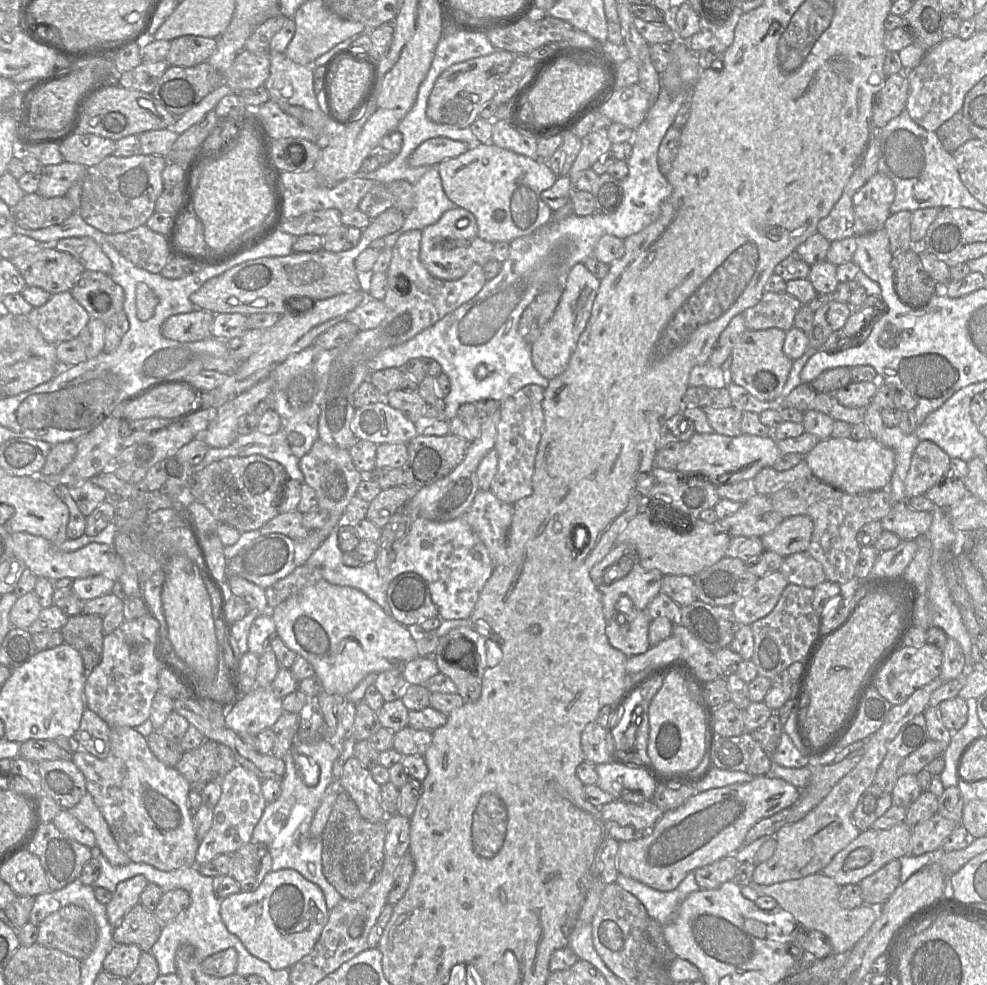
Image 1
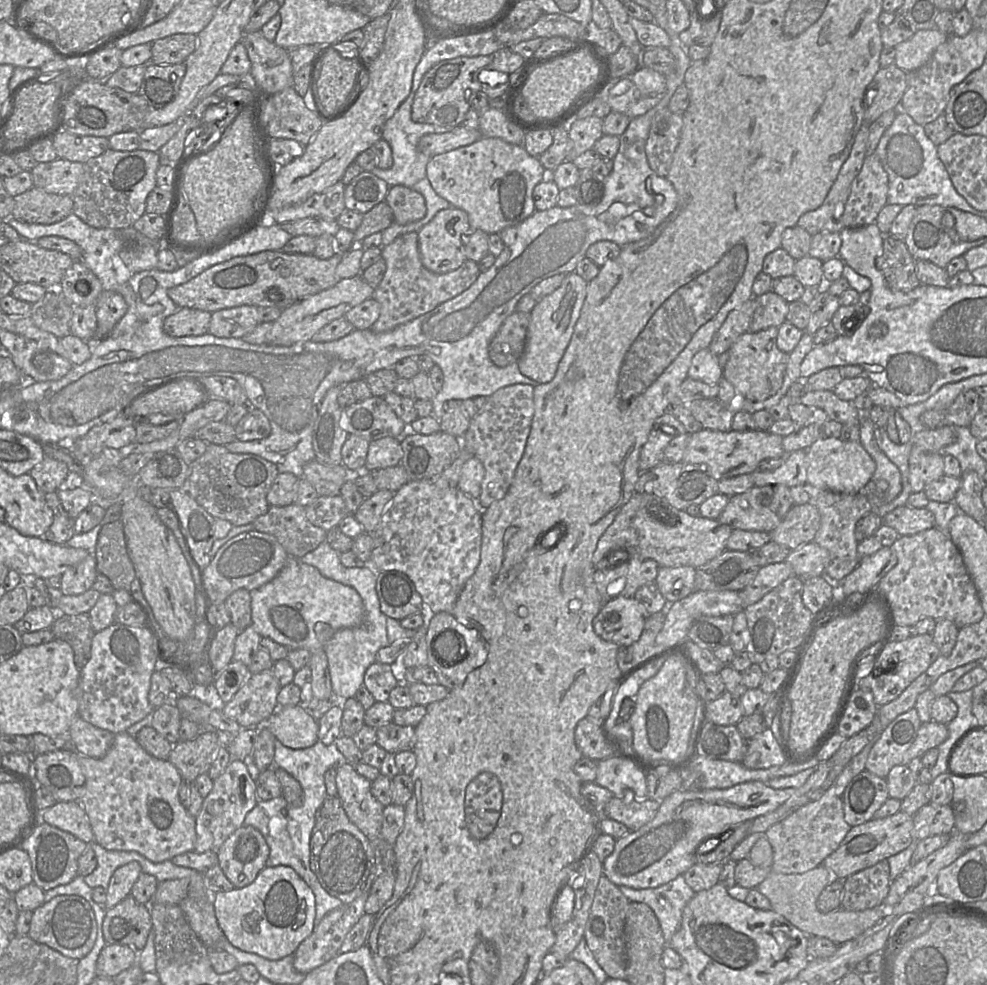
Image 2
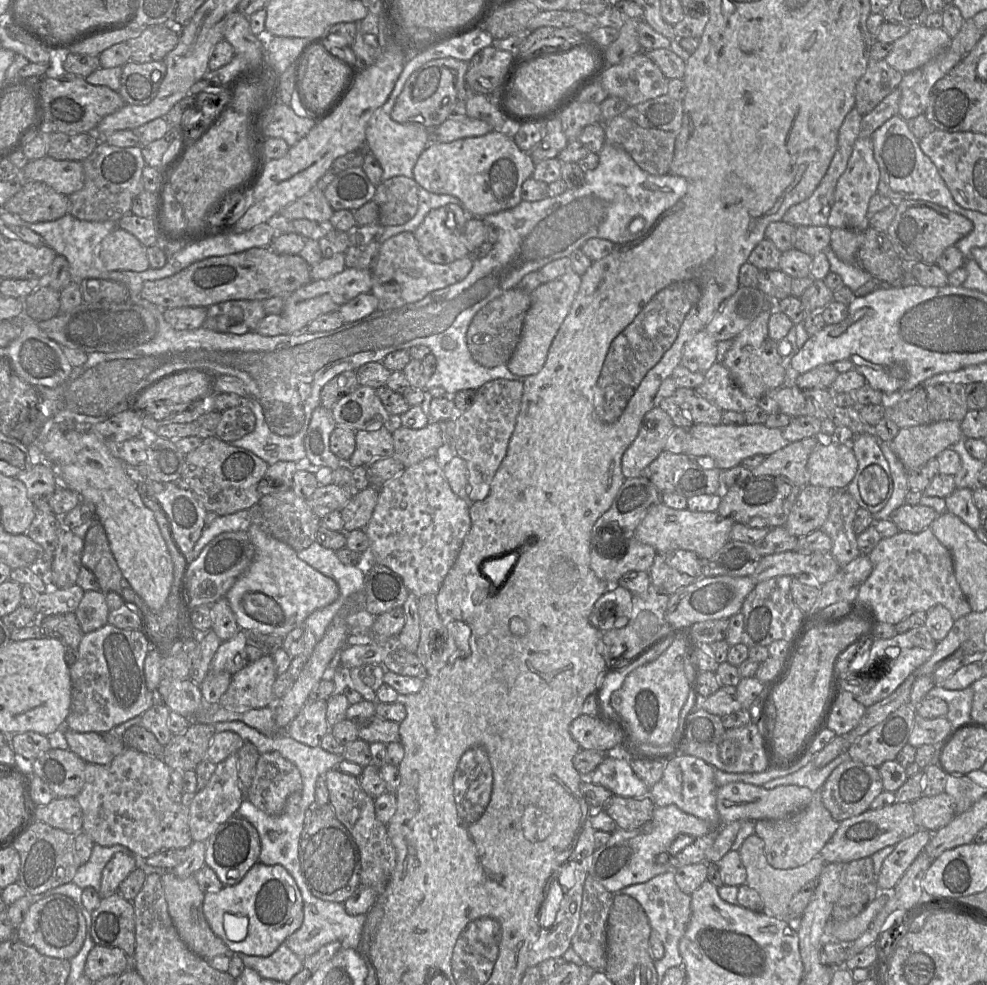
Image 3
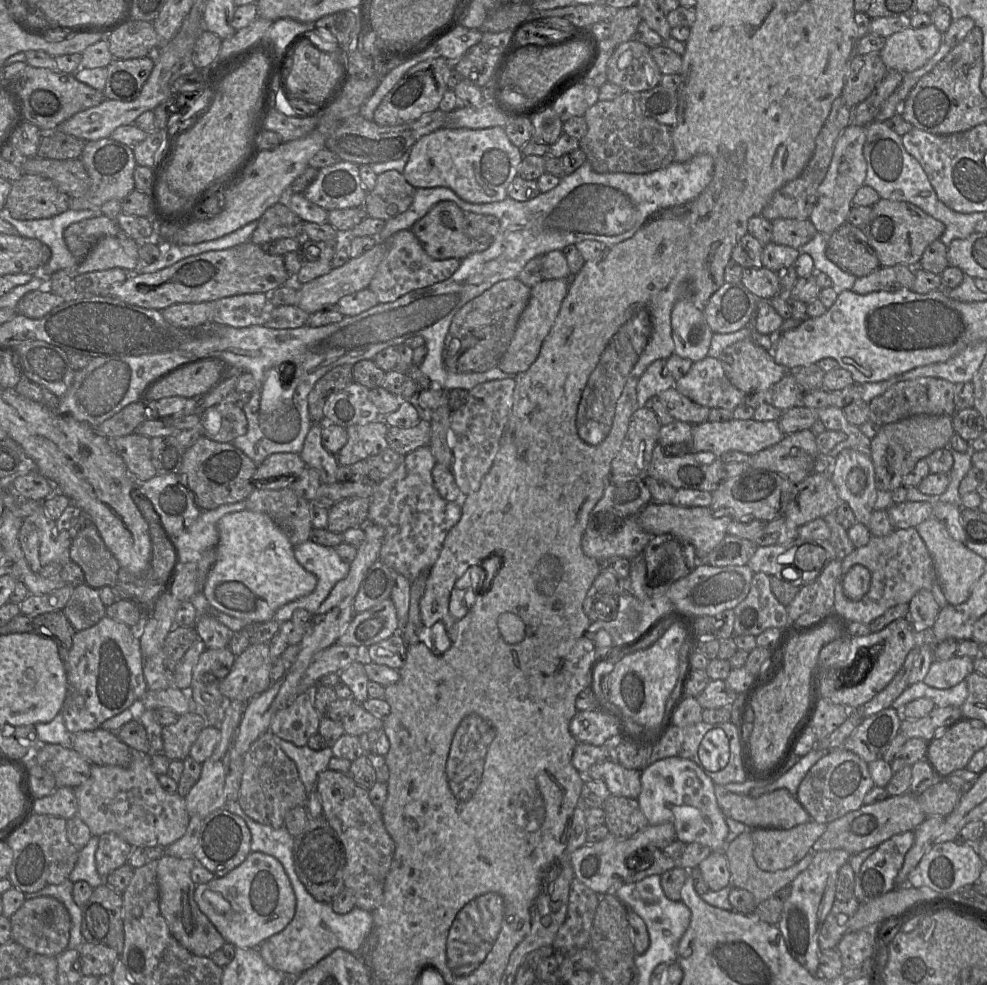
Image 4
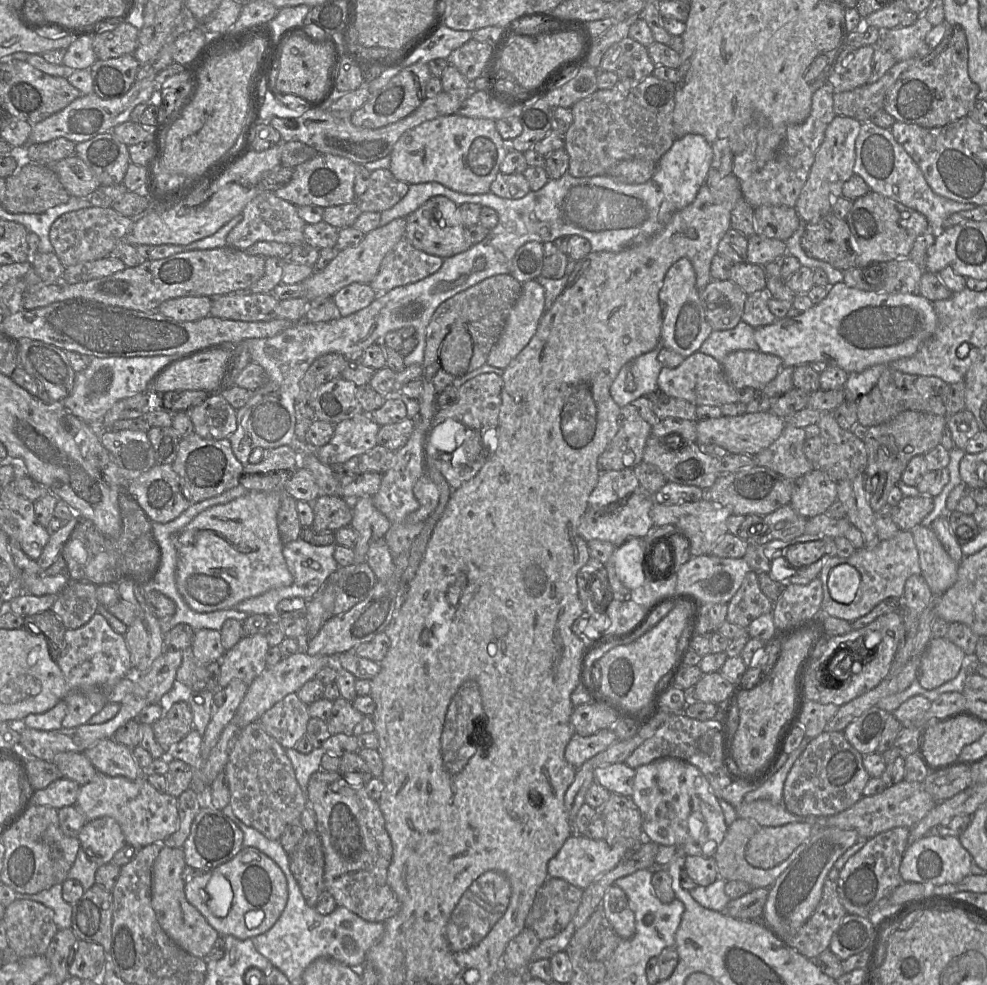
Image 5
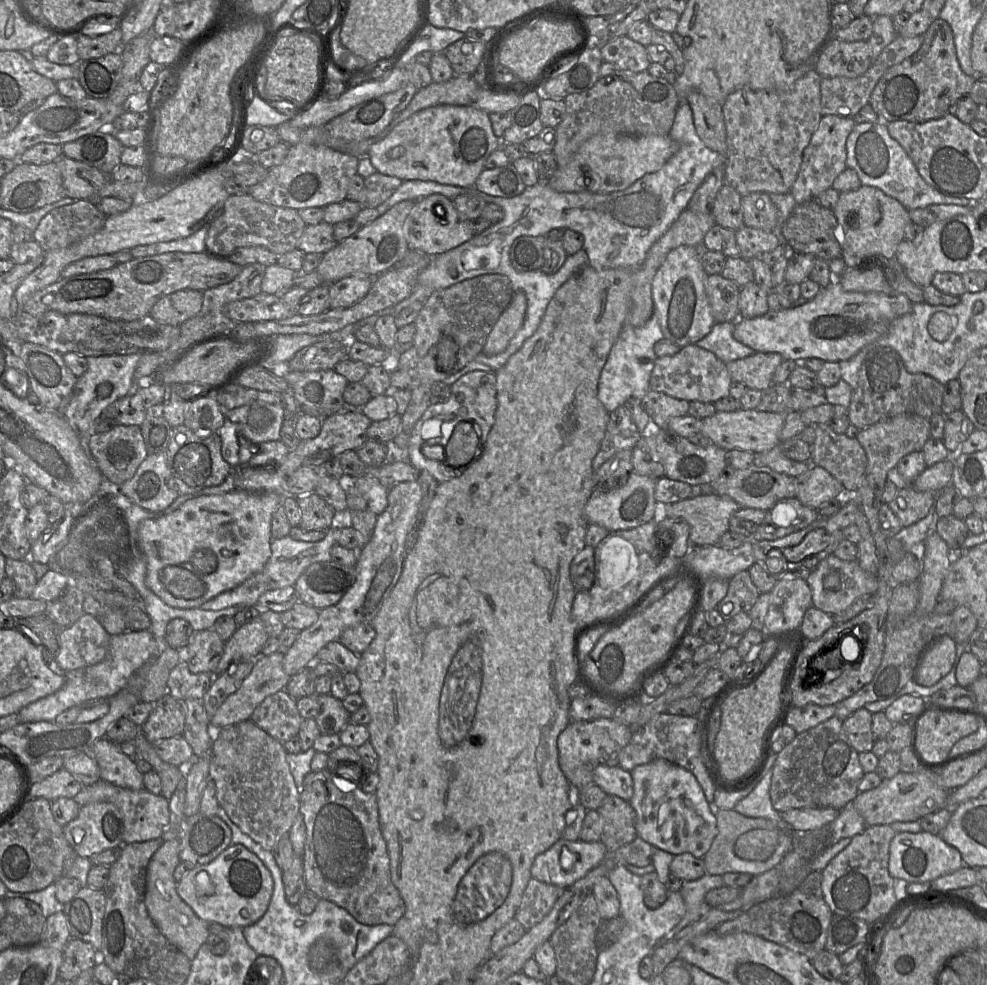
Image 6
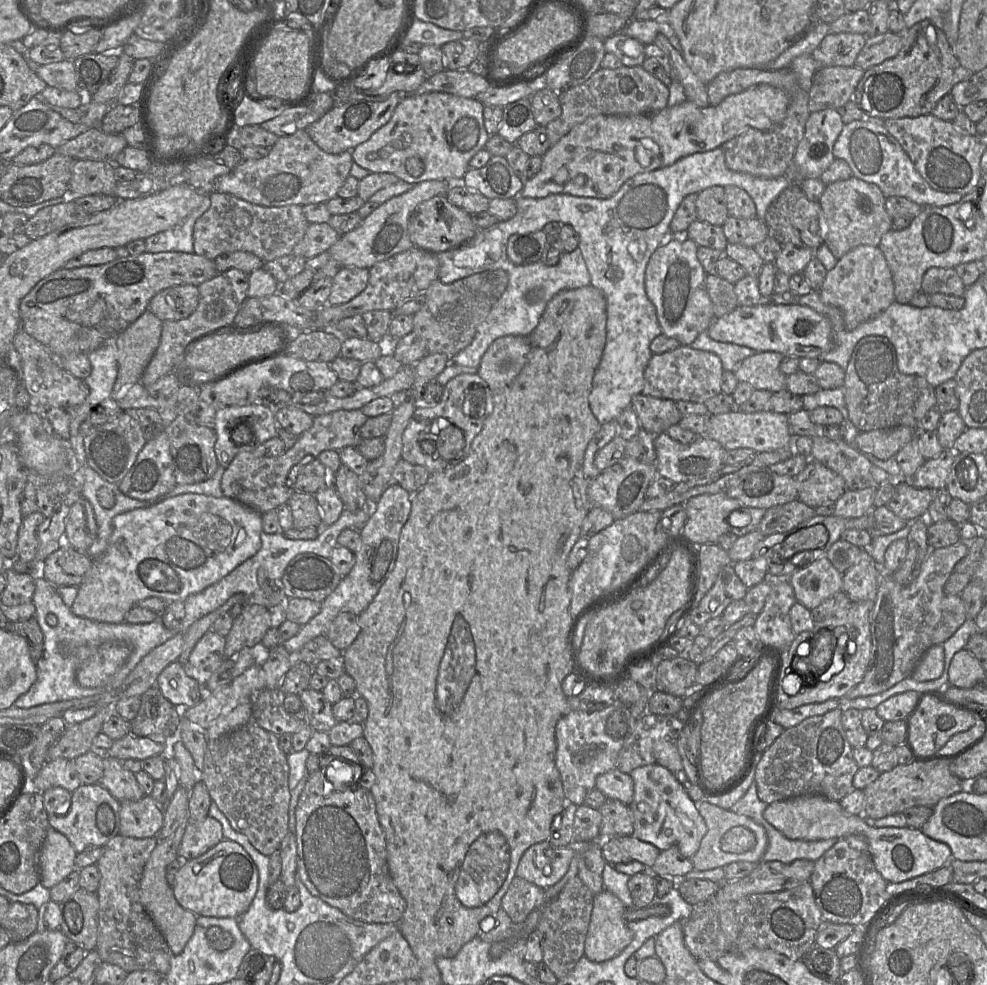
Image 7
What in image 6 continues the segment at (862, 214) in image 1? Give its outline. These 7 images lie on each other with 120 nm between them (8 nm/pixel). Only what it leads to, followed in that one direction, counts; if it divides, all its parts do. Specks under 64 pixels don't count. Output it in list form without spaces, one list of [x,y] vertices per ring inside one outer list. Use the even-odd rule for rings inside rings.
[[[824,115],[821,118],[818,128],[803,151],[799,173],[790,190],[796,204],[815,200],[819,194],[829,189],[835,178],[847,168],[846,141],[855,125],[852,117]]]

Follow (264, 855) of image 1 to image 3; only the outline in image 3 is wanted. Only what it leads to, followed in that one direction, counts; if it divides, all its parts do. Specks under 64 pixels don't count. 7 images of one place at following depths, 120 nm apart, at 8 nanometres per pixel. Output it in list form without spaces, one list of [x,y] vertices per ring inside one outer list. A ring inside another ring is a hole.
[[[234,815],[221,824],[205,842],[205,864],[215,871],[223,885],[235,885],[259,861],[260,851],[257,829],[248,820]]]

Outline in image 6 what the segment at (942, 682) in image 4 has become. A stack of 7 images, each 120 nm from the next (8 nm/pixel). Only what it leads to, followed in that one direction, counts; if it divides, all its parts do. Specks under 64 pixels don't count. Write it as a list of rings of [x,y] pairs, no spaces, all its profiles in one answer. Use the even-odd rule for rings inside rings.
[[[948,635],[929,644],[920,657],[913,680],[922,686],[932,686],[944,678],[955,662],[956,644]]]

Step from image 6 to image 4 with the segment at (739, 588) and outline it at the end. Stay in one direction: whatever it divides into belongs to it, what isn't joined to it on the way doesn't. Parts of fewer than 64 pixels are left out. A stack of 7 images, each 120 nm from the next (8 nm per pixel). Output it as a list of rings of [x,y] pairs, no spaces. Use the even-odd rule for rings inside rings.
[[[763,572],[754,573],[746,598],[735,608],[734,635],[758,636],[769,628],[786,630],[789,622],[787,608],[773,595],[770,576]]]

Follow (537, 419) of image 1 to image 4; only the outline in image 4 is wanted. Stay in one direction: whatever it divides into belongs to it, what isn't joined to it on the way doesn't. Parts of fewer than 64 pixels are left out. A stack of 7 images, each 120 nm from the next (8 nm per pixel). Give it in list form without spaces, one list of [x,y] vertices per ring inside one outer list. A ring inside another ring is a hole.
[[[513,378],[478,384],[468,391],[466,403],[456,411],[452,411],[450,421],[453,435],[450,434],[450,448],[453,461],[450,468],[463,497],[479,490],[482,478],[493,464],[509,419],[514,388]]]

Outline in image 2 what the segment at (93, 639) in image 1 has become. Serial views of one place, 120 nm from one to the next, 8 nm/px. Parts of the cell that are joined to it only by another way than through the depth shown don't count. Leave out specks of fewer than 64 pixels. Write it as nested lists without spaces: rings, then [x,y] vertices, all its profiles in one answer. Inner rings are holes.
[[[88,613],[58,614],[50,629],[55,639],[65,641],[72,647],[74,662],[80,671],[90,658],[92,639],[96,633]]]

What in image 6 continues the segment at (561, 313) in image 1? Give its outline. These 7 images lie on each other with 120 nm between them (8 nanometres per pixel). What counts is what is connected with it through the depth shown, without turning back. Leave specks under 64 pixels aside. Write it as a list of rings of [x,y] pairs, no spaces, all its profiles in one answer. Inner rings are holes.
[[[515,292],[510,304],[498,318],[487,337],[482,351],[485,355],[497,355],[506,350],[511,339],[523,325],[526,309],[525,293]]]

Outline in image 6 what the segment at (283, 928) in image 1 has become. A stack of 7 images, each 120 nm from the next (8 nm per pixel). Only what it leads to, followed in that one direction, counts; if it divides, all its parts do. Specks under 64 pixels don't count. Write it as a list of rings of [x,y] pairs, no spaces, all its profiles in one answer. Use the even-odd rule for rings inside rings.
[[[231,844],[208,864],[195,866],[177,882],[180,898],[207,923],[245,927],[257,922],[267,911],[273,879],[261,860],[245,846]]]

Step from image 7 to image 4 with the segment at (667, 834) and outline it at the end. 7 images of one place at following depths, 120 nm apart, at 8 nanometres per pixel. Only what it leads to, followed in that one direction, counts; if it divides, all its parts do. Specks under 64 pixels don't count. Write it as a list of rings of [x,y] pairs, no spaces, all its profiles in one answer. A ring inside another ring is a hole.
[[[667,757],[661,760],[657,760],[648,766],[646,766],[641,771],[641,792],[637,797],[637,801],[639,802],[639,806],[648,821],[648,825],[659,825],[663,823],[671,823],[675,828],[676,840],[684,842],[685,844],[689,843],[699,843],[704,846],[707,846],[711,849],[712,852],[723,852],[726,847],[726,837],[729,833],[729,827],[726,823],[726,817],[722,813],[718,801],[717,801],[717,785],[709,778],[703,770],[693,761],[680,758],[680,757]]]

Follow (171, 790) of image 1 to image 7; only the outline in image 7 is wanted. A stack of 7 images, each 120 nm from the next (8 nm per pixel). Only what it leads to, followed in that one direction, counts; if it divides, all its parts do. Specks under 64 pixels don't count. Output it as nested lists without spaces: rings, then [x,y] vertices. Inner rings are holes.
[[[150,795],[140,800],[124,800],[120,802],[120,834],[134,838],[155,837],[160,832],[164,822],[164,808]]]

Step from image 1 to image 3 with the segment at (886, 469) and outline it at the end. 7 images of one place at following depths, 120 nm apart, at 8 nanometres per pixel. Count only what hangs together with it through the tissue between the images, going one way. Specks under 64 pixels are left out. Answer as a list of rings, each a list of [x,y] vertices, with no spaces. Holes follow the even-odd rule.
[[[820,438],[807,461],[809,484],[846,489],[857,473],[858,462],[850,444],[830,443]]]

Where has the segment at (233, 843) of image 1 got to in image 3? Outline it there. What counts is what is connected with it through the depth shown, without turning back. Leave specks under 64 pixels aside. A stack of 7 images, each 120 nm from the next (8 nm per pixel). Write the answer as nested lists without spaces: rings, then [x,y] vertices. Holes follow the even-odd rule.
[[[232,754],[219,762],[207,784],[189,797],[189,826],[193,841],[206,842],[221,824],[237,814],[243,800],[244,793],[238,777],[238,757]]]

